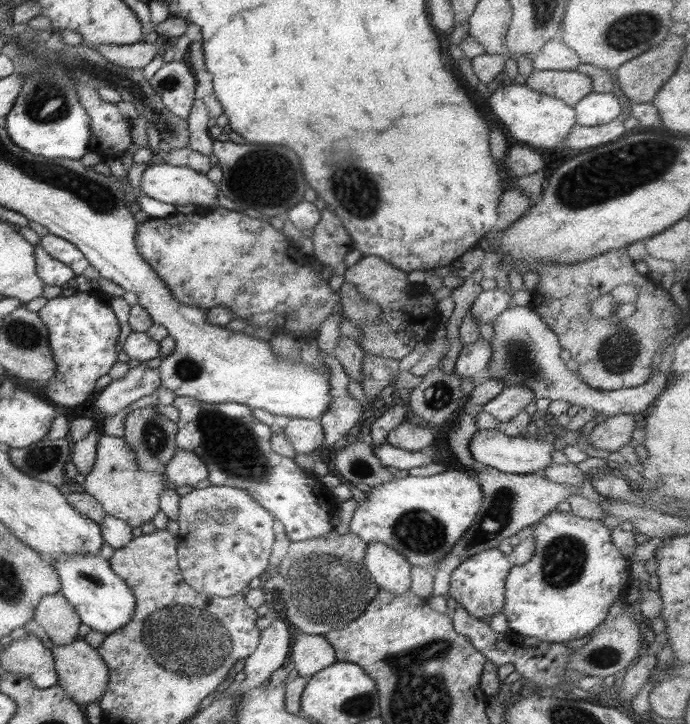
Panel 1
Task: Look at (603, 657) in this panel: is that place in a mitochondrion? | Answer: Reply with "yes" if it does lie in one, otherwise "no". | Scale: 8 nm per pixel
yes

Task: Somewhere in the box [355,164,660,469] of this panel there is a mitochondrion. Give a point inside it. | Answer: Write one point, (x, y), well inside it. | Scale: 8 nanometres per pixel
(520, 362)

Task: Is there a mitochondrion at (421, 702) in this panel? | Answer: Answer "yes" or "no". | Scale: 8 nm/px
yes

